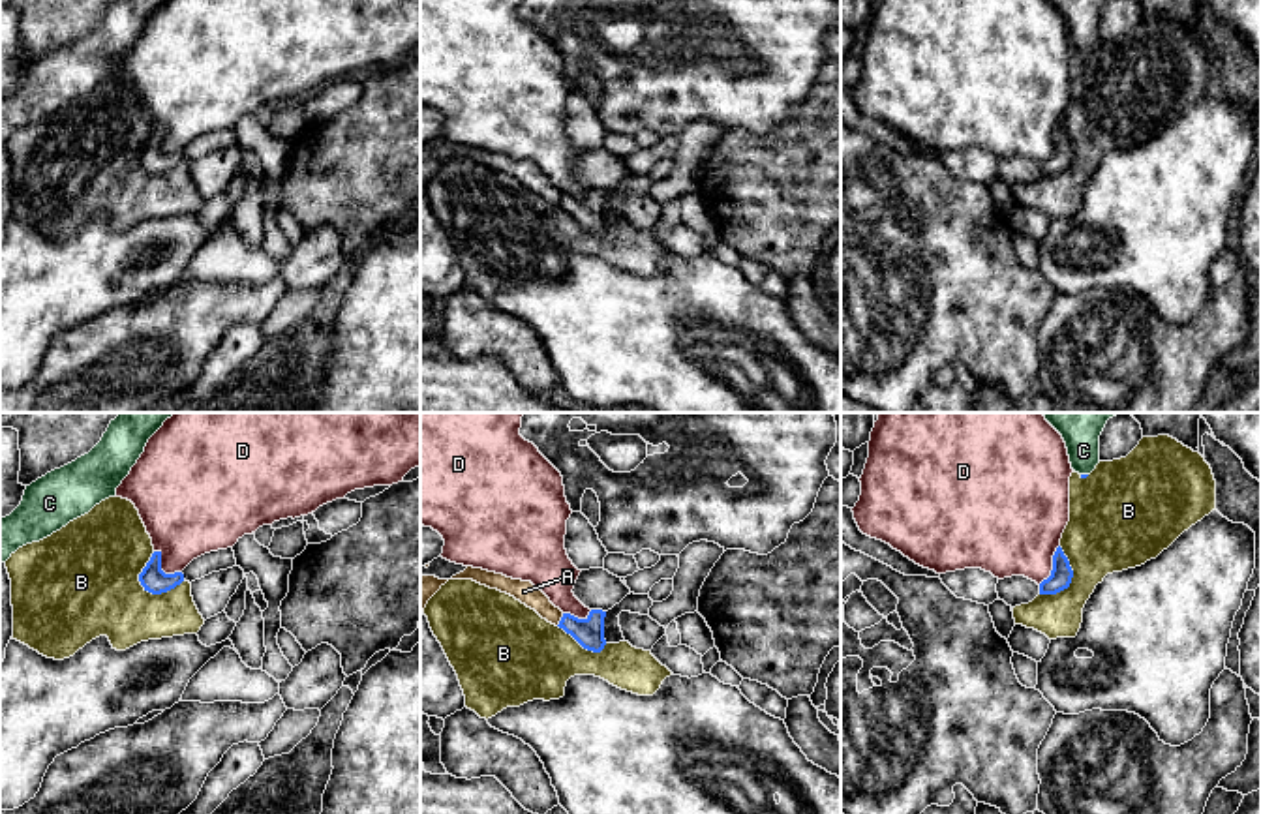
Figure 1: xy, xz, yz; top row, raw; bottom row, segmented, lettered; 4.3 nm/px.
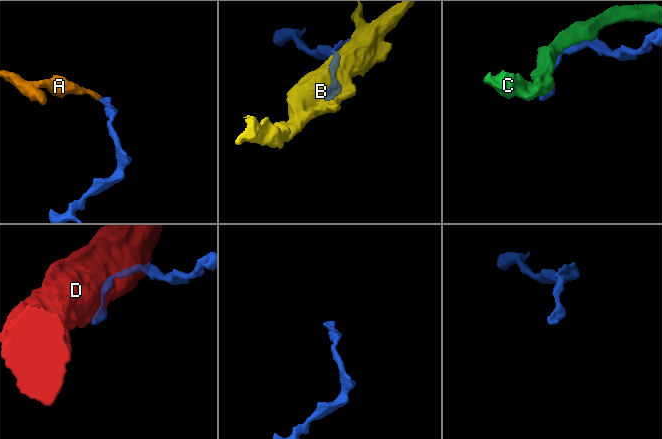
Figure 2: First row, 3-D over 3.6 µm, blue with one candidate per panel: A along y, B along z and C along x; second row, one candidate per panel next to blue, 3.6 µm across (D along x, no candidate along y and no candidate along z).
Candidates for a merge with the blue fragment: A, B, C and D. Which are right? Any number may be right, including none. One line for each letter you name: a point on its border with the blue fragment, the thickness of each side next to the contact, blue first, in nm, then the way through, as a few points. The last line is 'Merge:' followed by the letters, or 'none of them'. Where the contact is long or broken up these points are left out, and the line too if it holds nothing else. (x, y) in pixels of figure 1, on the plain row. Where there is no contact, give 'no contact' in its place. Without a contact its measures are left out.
Merge: none of them

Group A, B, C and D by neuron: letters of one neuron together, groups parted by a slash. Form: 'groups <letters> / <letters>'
groups A / B / C / D

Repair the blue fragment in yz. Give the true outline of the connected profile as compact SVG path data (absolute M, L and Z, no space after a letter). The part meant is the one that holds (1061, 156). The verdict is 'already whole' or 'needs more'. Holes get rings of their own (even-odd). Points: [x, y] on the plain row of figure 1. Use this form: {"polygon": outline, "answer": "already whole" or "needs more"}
{"polygon": "M1058 126L1053 135L1053 150L1047 159L1040 163L1040 174L1056 174L1070 167L1073 158L1073 150L1070 146L1068 137L1064 135L1062 128Z", "answer": "already whole"}

